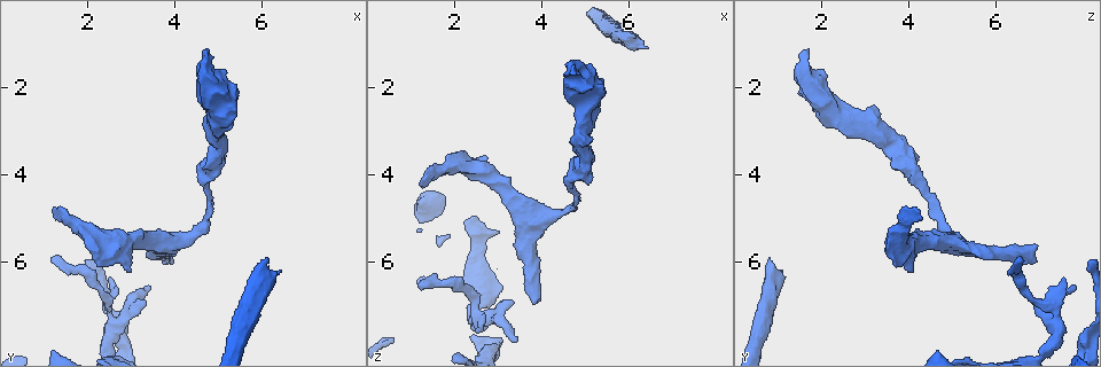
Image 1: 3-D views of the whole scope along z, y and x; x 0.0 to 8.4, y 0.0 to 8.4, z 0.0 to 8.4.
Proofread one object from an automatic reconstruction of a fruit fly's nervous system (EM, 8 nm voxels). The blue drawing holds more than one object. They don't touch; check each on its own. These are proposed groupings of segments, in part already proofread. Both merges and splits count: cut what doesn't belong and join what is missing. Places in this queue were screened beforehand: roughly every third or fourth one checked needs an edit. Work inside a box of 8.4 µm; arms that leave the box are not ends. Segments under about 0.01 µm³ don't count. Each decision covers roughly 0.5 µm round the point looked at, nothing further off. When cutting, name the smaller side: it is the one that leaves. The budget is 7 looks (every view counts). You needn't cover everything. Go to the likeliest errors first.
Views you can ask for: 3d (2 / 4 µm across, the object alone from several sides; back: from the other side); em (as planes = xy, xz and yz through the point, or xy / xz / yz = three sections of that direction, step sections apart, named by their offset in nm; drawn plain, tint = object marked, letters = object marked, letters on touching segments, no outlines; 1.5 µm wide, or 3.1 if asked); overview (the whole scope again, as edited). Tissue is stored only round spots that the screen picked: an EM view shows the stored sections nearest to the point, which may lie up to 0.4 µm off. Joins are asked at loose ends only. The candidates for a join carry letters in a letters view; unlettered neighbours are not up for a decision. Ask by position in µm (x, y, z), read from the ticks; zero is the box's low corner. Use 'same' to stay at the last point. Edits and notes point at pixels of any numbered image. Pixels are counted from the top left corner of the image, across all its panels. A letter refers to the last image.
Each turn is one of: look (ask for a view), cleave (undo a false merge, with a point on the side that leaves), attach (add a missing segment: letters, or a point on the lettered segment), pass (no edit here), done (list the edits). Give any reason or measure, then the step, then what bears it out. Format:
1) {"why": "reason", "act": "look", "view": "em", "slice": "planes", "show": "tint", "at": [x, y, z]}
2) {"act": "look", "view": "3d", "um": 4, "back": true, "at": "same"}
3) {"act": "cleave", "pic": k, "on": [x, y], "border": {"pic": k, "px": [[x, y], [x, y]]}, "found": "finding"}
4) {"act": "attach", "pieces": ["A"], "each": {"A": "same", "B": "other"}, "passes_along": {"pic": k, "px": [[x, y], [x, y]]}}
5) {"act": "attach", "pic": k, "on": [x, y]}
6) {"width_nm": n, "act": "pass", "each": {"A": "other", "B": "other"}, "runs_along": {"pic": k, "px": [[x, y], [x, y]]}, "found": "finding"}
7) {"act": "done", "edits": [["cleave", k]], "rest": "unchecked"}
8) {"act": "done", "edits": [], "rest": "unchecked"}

{"why": "an open end", "act": "look", "view": "3d", "um": 4, "at": [1.20, 5.85, 6.60]}

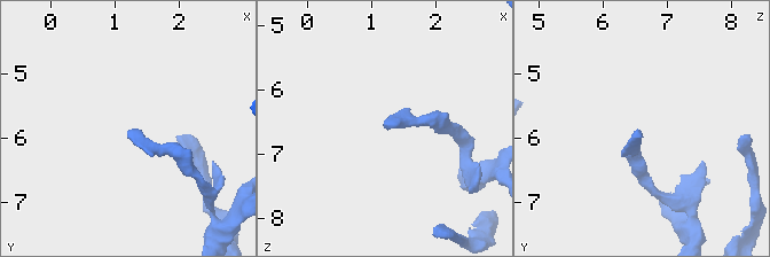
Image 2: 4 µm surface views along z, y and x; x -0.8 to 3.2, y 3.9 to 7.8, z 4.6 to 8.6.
{"act": "look", "view": "em", "slice": "xz", "step": 4, "show": "tint", "at": [1.20, 5.90, 6.60]}

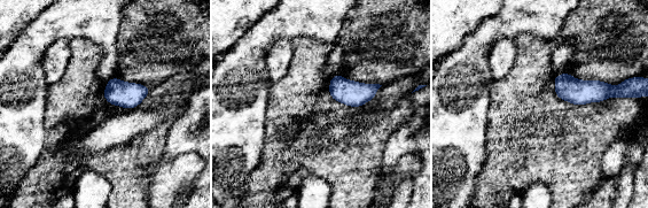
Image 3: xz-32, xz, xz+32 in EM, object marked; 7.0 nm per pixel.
{"act": "look", "view": "em", "slice": "planes", "show": "letters", "at": "same"}

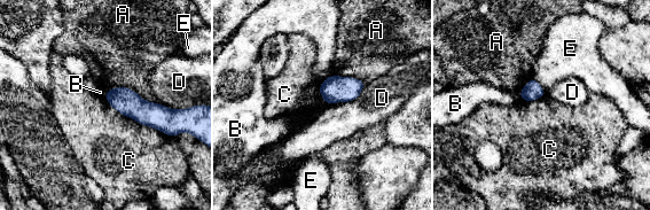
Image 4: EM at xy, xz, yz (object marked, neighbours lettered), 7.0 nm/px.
{"width_nm": 130, "act": "pass", "each": {"A": "other", "B": "other", "C": "other", "D": "other", "E": "other"}, "border": {"pic": 4, "px": [[532, 77], [546, 93]]}, "found": "no lettered segment goes on from it"}

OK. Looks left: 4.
{"why": "branch stops here", "act": "look", "view": "em", "slice": "planes", "show": "letters", "at": [6.20, 5.95, 0.90]}

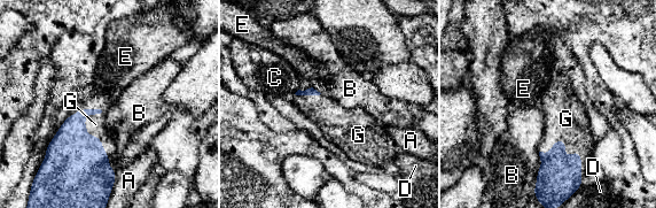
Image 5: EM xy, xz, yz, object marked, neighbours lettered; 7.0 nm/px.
{"longest_contact_nm": ["G", 550], "act": "attach", "pieces": ["G"], "each": {"A": "other", "B": "other", "C": "other", "D": "other", "E": "other", "G": "same"}, "passes_along": {"pic": 5, "px": [[76, 163], [86, 130], [95, 124]]}, "found": "the neuron continues"}

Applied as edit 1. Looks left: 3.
{"act": "look", "view": "overview"}

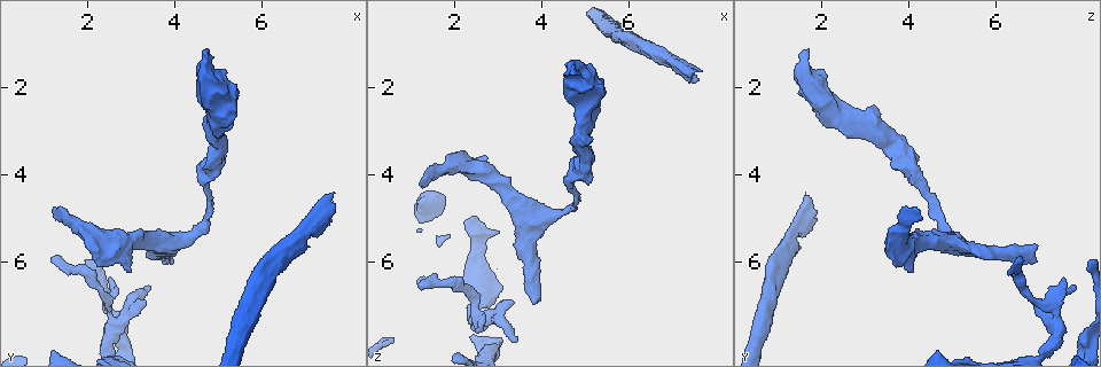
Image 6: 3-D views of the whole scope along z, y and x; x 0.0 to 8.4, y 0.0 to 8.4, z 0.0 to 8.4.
{"why": "free end", "act": "look", "view": "em", "slice": "planes", "show": "tint", "at": [4.00, 5.95, 6.90]}

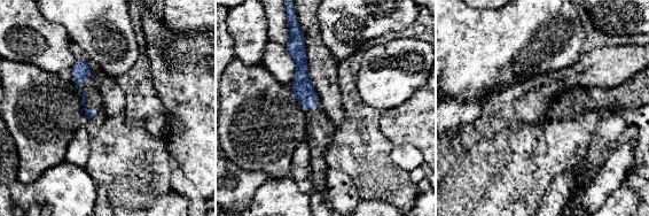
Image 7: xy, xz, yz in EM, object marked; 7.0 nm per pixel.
{"act": "look", "view": "em", "slice": "planes", "show": "letters", "at": "same"}

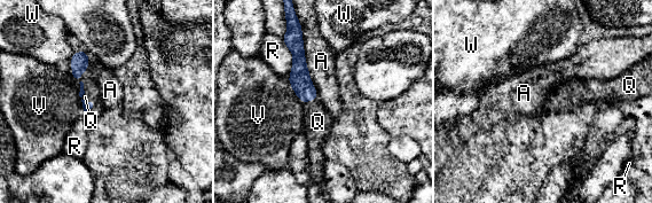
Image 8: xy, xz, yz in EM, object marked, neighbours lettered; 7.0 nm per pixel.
{"act": "attach", "pieces": ["Q"], "each": {"A": "other", "Q": "same", "R": "other", "V": "other", "W": "other"}, "passes_along": {"pic": 8, "px": [[87, 106], [81, 99], [91, 94]]}, "found": "it goes on there"}

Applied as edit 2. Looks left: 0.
{"act": "done", "edits": [["attach", 5], ["attach", 8]], "rest": "unchecked"}

